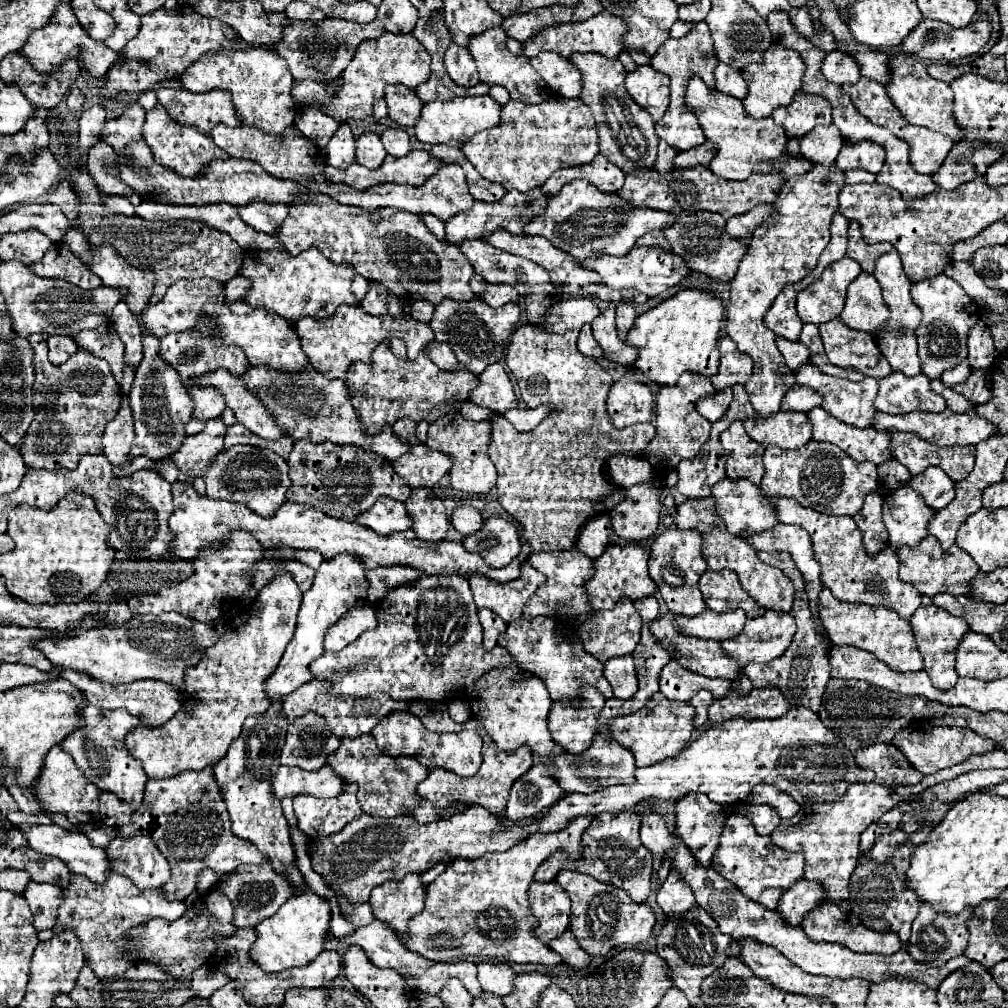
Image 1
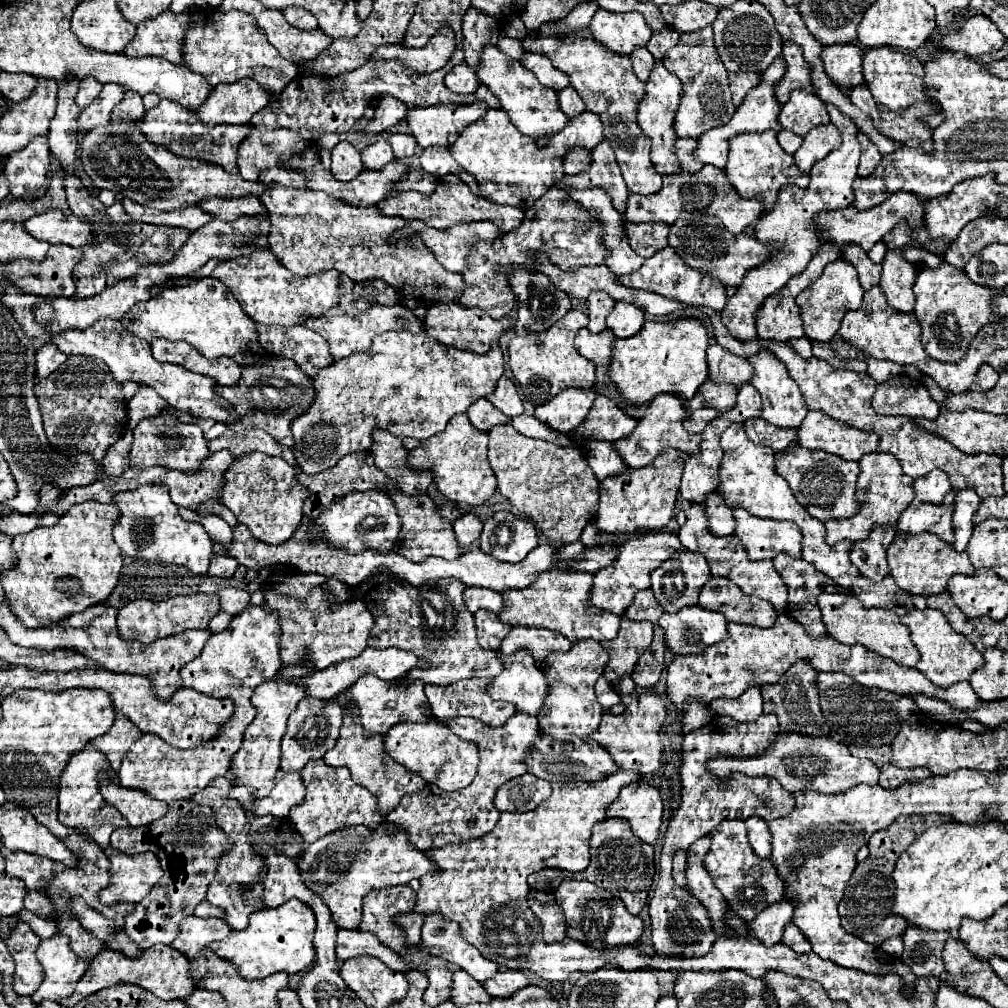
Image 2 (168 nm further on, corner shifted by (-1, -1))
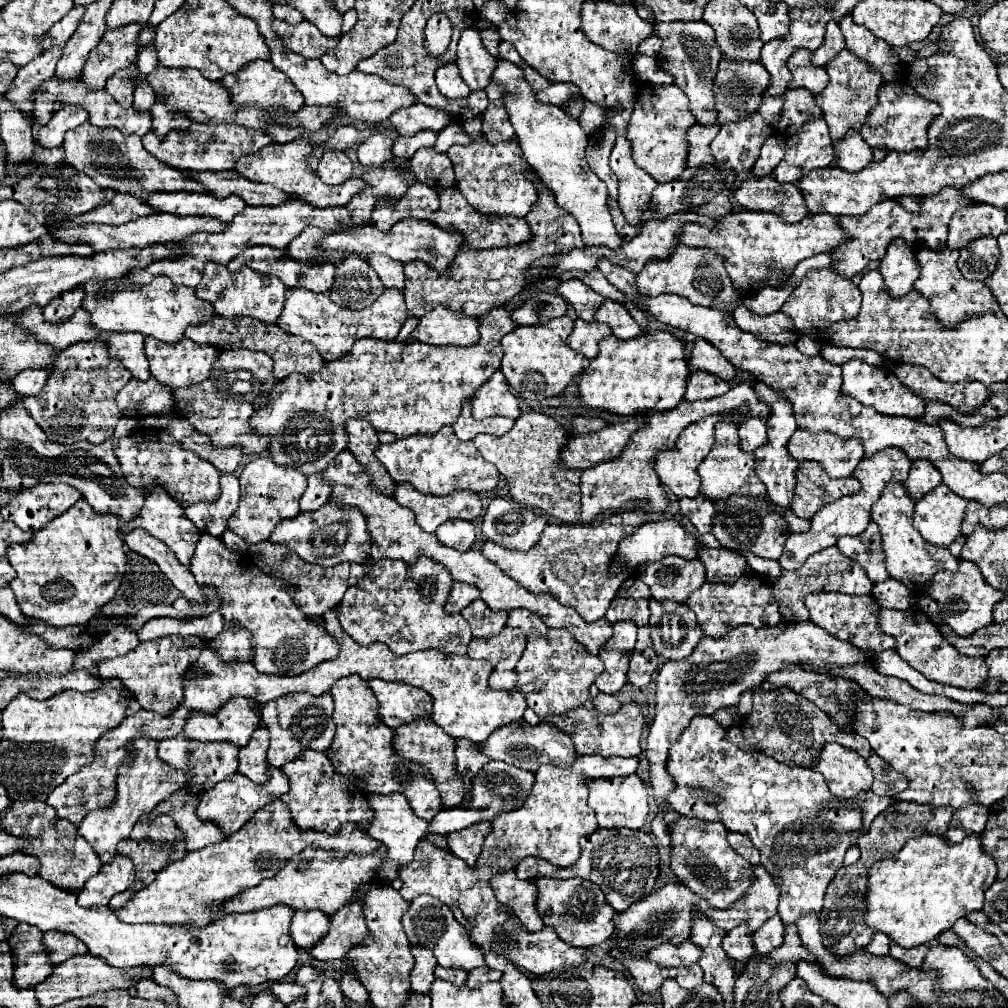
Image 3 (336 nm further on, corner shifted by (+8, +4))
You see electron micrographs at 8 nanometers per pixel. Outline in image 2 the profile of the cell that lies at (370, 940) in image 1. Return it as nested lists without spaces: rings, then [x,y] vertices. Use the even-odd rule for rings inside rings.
[[[339,929],[337,933],[337,957],[339,959],[351,959],[357,955],[373,955],[377,959],[381,959],[389,969],[393,971],[401,971],[401,973],[409,973],[409,963],[399,957],[393,949],[385,947],[375,935],[369,935],[367,931],[345,931]]]

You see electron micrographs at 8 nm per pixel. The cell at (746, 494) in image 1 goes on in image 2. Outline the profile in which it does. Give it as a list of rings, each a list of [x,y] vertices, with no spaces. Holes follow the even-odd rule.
[[[713,491],[707,495],[705,509],[709,515],[709,531],[713,535],[731,535],[733,533],[733,527],[735,527],[733,511],[735,509],[729,507],[725,499],[721,499],[719,491]]]

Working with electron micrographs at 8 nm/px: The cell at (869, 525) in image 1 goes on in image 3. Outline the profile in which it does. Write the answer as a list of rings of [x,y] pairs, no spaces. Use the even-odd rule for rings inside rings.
[[[866,530],[864,534],[858,534],[856,538],[840,538],[838,548],[842,554],[858,562],[870,576],[872,582],[882,582],[888,578],[886,566],[884,566],[884,550],[882,550],[882,538],[876,532],[874,538],[868,536],[870,532]]]

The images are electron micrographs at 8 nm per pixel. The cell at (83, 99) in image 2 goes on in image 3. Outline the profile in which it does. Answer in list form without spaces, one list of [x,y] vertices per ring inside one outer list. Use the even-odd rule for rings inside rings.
[[[132,22],[128,26],[122,26],[118,30],[108,30],[100,44],[90,52],[88,62],[82,70],[82,78],[92,90],[100,90],[106,86],[106,80],[136,62],[136,56],[140,52],[138,48],[138,34],[140,34],[140,22]]]

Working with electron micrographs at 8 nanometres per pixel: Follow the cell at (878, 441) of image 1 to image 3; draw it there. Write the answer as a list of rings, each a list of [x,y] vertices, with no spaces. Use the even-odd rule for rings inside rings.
[[[796,430],[788,442],[788,452],[798,462],[818,462],[830,478],[846,478],[864,458],[862,442],[856,438],[842,440],[836,434],[810,434]]]

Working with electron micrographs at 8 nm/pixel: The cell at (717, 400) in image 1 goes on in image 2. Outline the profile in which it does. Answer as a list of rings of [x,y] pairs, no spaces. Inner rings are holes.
[[[705,381],[699,391],[693,395],[693,399],[687,401],[687,409],[695,411],[701,407],[713,407],[719,415],[723,415],[725,411],[733,409],[737,397],[737,387],[733,385],[717,385],[711,381]]]

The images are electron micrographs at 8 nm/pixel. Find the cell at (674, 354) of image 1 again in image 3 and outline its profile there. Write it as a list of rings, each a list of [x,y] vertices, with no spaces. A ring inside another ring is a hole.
[[[668,332],[640,334],[632,340],[608,336],[600,340],[600,352],[578,380],[578,394],[584,408],[604,410],[620,416],[644,414],[646,410],[672,410],[686,392],[690,368],[684,342]]]

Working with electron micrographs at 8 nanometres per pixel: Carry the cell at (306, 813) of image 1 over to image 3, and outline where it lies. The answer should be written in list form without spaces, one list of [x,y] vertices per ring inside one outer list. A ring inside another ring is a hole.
[[[306,750],[292,762],[280,768],[290,782],[290,790],[282,796],[292,812],[292,822],[302,830],[318,830],[326,834],[336,834],[340,826],[348,820],[358,822],[362,828],[368,828],[368,820],[372,818],[372,810],[368,808],[366,796],[352,786],[352,782],[336,772],[324,752]]]

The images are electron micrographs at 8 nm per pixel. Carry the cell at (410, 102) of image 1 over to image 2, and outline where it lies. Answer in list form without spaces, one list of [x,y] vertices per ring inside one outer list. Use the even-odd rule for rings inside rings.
[[[383,95],[379,105],[373,109],[371,119],[365,125],[365,131],[369,131],[369,133],[385,131],[385,129],[405,121],[407,111],[409,111],[409,107],[405,103],[401,103],[399,99],[393,99],[391,95]]]

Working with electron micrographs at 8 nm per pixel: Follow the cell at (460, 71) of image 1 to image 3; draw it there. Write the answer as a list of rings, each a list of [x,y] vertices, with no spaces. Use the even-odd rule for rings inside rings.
[[[456,64],[440,66],[436,70],[436,84],[446,98],[466,98],[470,94],[470,88],[460,78],[460,72],[458,72]]]

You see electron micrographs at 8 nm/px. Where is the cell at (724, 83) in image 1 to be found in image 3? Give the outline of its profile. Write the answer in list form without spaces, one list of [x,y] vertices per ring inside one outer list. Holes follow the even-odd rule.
[[[722,58],[716,78],[714,78],[714,100],[716,100],[716,114],[718,124],[724,122],[736,122],[740,118],[746,118],[748,114],[756,112],[762,102],[762,94],[768,88],[768,72],[760,62],[752,60],[730,60]]]

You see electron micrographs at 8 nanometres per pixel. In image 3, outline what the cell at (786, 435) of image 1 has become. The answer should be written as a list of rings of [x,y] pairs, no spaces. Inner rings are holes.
[[[748,418],[742,426],[738,426],[740,432],[740,448],[744,452],[754,452],[758,446],[766,442],[766,422],[762,418]]]

